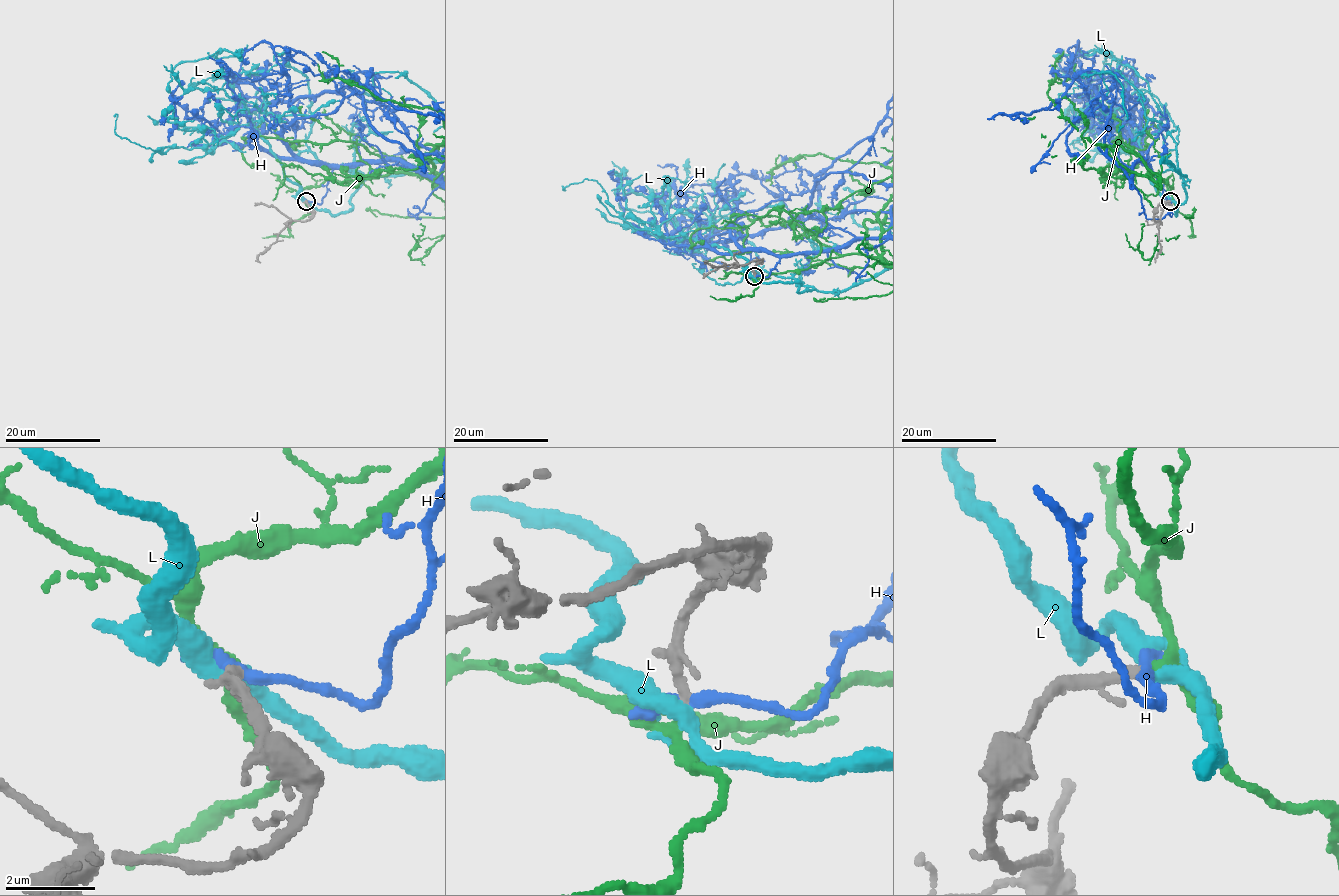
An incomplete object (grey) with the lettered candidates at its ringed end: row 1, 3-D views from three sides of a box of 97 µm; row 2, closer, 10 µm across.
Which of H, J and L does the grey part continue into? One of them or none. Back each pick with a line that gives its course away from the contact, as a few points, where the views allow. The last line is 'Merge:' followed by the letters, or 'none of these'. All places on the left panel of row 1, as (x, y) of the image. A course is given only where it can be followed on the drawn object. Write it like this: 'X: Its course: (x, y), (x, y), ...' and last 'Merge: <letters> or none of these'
Merge: J

